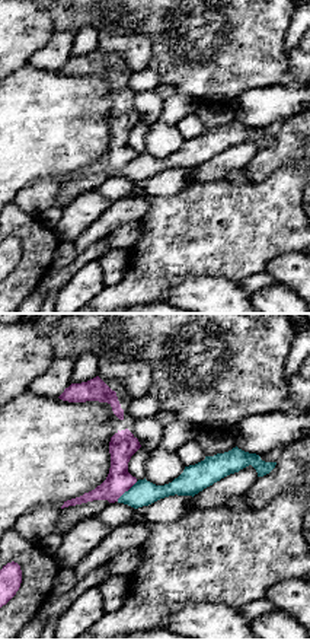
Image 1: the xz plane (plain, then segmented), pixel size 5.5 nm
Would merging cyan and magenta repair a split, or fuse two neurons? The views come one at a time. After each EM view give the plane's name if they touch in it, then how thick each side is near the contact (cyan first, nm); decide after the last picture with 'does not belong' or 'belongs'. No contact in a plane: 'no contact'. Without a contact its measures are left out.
meets cyan in xz; 140 nm thick on the cyan side, 150 nm on the other

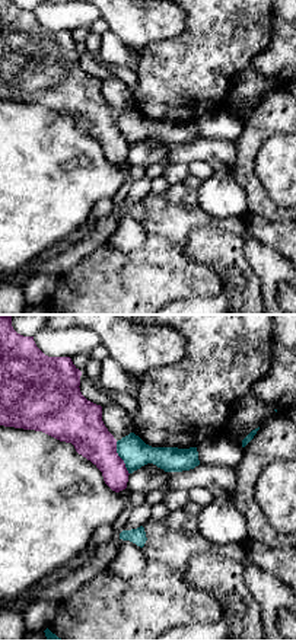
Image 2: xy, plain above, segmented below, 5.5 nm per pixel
meets cyan in xy; 160 nm thick on the cyan side, 220 nm on the other

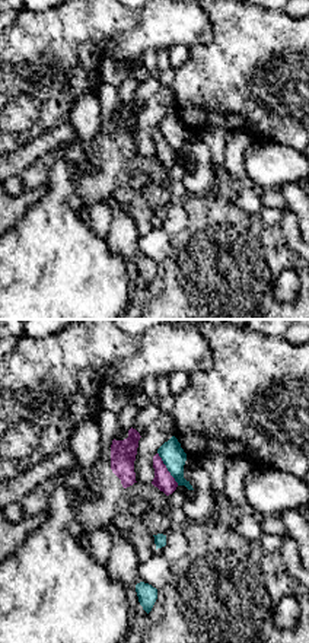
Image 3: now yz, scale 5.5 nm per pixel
meets cyan in yz; 130 nm thick on the cyan side, 100 nm on the other

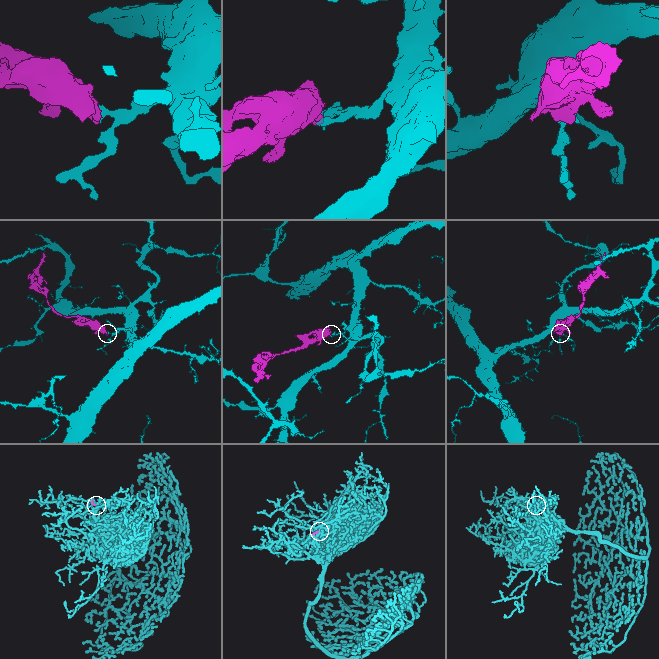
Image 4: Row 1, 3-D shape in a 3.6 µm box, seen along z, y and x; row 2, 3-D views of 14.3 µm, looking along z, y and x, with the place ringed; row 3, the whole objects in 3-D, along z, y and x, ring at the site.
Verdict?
does not belong

